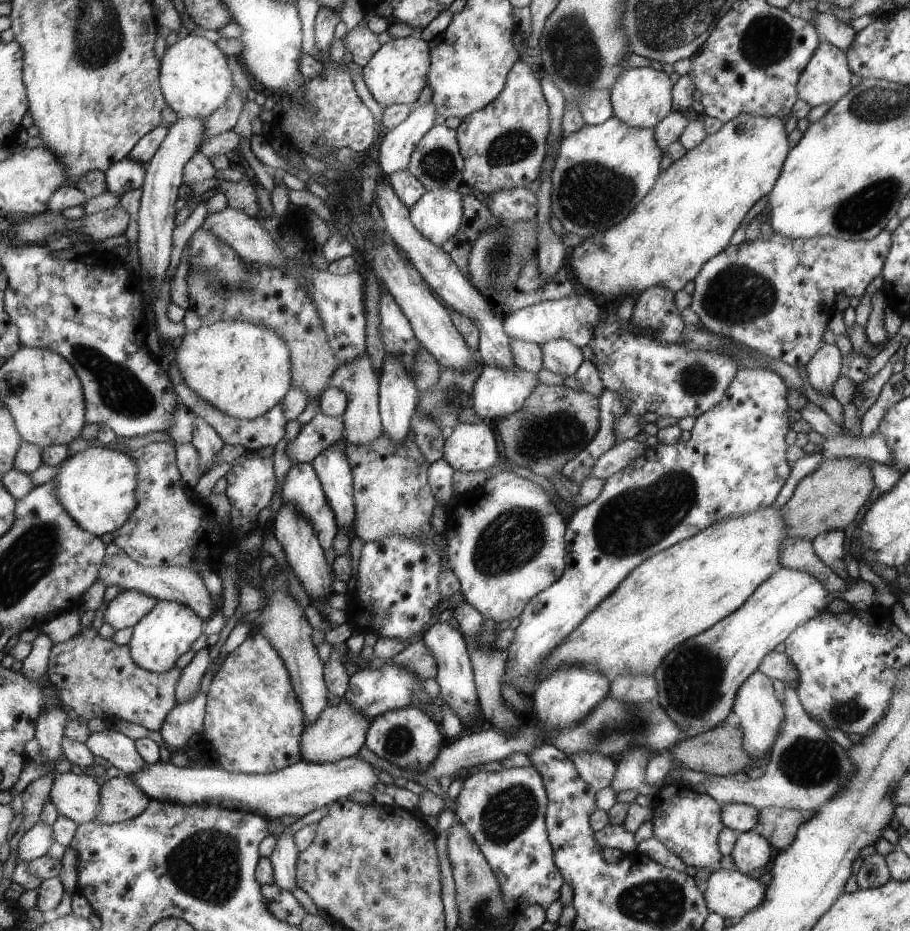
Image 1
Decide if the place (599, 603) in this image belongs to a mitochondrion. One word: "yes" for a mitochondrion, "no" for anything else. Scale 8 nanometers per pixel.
no

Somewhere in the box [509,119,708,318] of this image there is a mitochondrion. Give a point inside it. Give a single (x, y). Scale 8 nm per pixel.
(585, 184)

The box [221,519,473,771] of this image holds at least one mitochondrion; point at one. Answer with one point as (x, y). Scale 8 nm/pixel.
(398, 741)

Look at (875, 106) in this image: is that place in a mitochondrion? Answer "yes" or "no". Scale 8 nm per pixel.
yes

